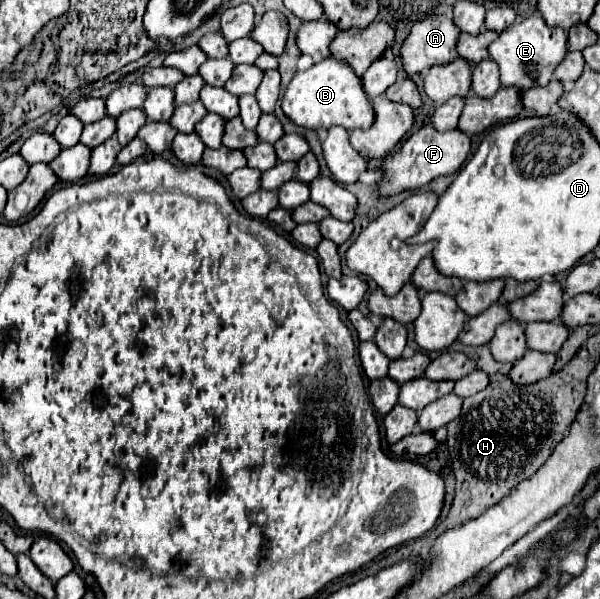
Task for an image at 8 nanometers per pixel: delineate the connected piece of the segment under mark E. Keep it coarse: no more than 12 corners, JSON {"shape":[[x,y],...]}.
{"shape":[[532,16],[500,32],[502,86],[546,86],[568,32]]}

